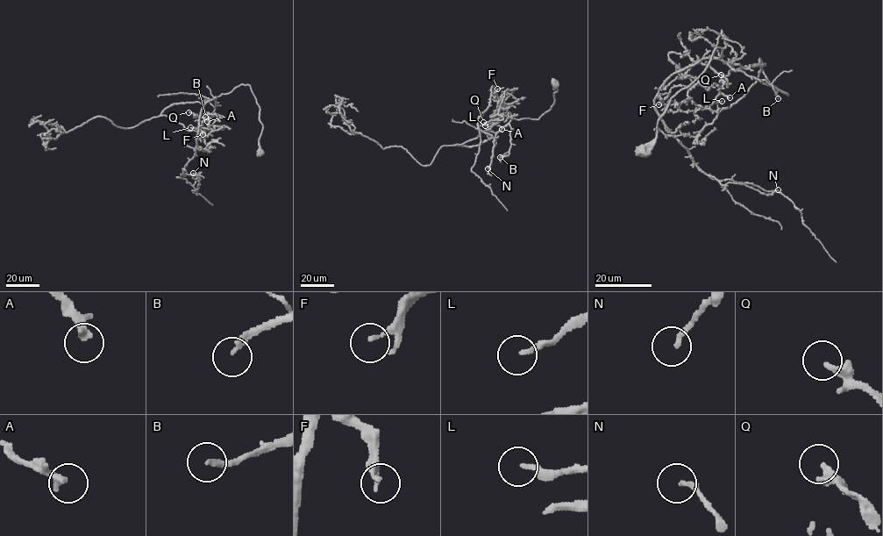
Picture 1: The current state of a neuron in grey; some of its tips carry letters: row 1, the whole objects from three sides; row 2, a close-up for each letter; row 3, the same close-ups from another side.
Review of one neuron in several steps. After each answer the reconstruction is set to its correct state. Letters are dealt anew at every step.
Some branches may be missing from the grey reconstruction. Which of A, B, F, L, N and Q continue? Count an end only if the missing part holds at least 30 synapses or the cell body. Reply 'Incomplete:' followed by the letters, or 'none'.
Incomplete: A, B, Q

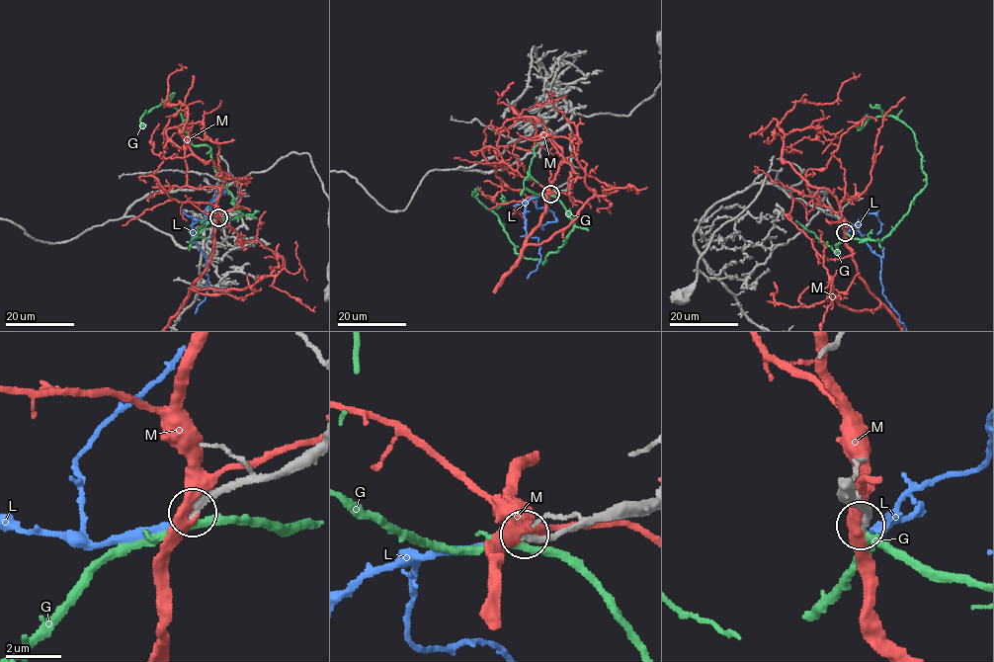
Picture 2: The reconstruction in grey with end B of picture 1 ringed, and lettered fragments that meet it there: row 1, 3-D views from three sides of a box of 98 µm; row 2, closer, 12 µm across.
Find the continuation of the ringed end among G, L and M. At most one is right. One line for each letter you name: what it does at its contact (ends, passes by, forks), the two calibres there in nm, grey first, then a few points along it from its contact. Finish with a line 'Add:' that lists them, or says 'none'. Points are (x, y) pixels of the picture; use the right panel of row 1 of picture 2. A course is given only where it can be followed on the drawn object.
L: It ends there. Thickness 200 nm (grey) against 240 nm. Its course: (845, 232), (859, 232), (869, 248), (879, 256), (882, 294), (899, 315)
Add: L

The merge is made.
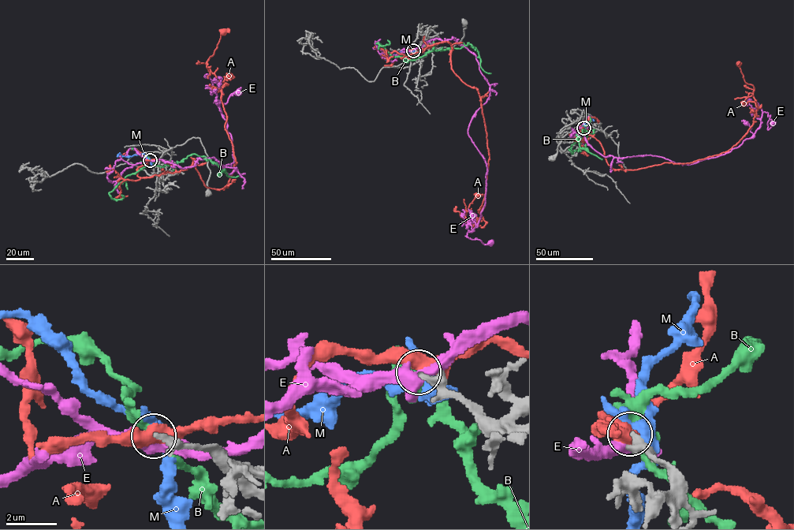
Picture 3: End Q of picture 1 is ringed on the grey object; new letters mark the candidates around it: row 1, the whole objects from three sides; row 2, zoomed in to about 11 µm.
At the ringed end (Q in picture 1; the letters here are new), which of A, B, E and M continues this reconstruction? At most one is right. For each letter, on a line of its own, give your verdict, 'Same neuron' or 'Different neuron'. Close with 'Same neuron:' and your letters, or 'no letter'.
A: Different neuron
B: Different neuron
E: Different neuron
M: Different neuron
Same neuron: no letter

